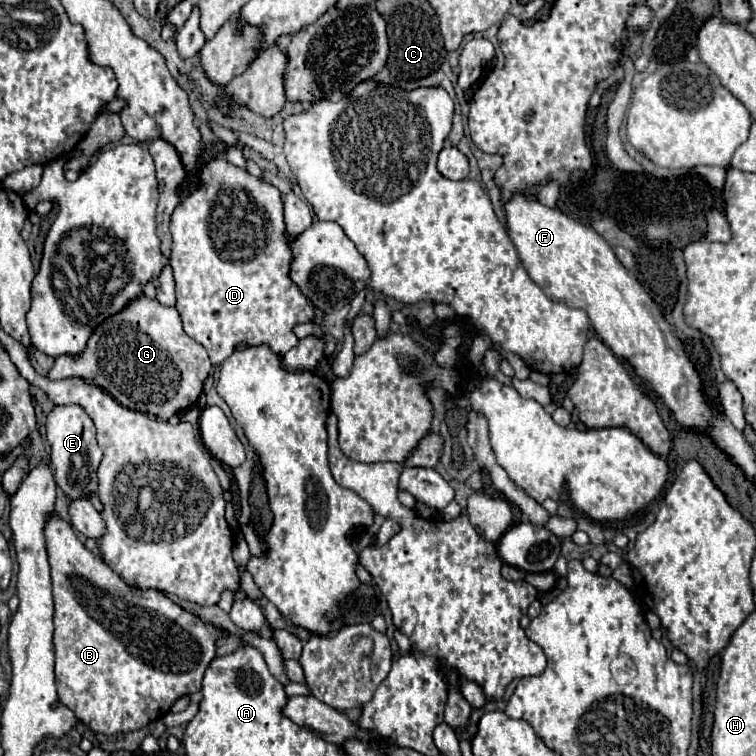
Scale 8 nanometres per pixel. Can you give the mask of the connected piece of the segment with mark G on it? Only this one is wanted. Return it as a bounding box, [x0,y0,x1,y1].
[48,293,210,419]

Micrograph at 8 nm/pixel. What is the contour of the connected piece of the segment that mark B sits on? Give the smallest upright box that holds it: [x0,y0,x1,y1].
[44,513,222,735]

